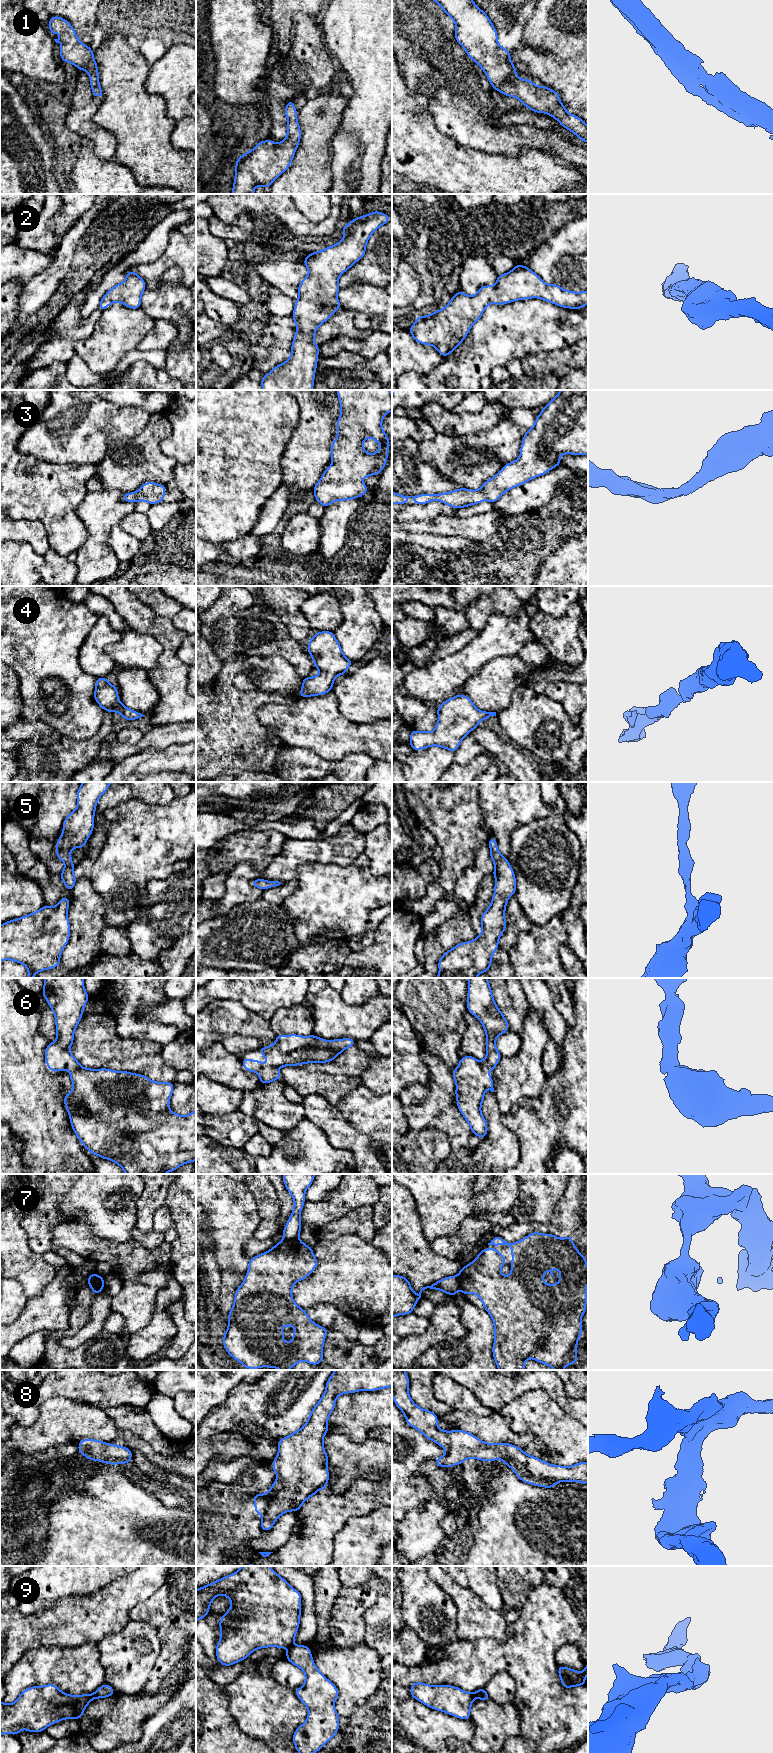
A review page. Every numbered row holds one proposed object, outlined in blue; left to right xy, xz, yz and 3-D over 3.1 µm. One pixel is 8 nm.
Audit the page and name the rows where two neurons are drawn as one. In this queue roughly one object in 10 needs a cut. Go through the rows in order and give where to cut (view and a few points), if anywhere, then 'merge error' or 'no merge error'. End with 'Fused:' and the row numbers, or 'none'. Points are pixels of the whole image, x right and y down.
1: cut none; no merge error
2: cut none; no merge error
3: cut none; no merge error
4: cut none; no merge error
5: cut none; no merge error
6: cut none; no merge error
7: cut xy (88, 1282), (102, 1289); merge error
8: cut none; no merge error
9: cut xz (292, 1644), (288, 1648); merge error
Fused: 7, 9

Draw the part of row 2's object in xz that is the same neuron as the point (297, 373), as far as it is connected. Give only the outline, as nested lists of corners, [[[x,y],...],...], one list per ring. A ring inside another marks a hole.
[[[378,210],[353,218],[342,227],[344,236],[340,242],[326,247],[321,251],[310,253],[303,261],[309,271],[307,277],[300,281],[298,286],[299,297],[295,300],[295,308],[292,315],[297,325],[291,346],[290,358],[275,366],[261,379],[263,390],[312,390],[314,386],[315,371],[317,368],[319,346],[314,342],[318,327],[339,309],[340,301],[337,294],[340,291],[339,277],[358,262],[366,253],[366,245],[371,235],[382,225],[390,222],[388,214]]]

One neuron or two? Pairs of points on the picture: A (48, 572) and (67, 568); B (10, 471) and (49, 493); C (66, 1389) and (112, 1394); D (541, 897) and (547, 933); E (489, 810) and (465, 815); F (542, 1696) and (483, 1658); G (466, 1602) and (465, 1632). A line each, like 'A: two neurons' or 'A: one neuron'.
A: one neuron
B: one neuron
C: one neuron
D: two neurons
E: two neurons
F: one neuron
G: one neuron

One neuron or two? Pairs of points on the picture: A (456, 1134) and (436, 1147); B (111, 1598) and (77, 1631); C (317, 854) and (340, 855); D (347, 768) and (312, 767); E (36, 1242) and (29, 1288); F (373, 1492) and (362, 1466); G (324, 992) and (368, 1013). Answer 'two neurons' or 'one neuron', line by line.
A: two neurons
B: one neuron
C: one neuron
D: one neuron
E: two neurons
F: two neurons
G: one neuron

